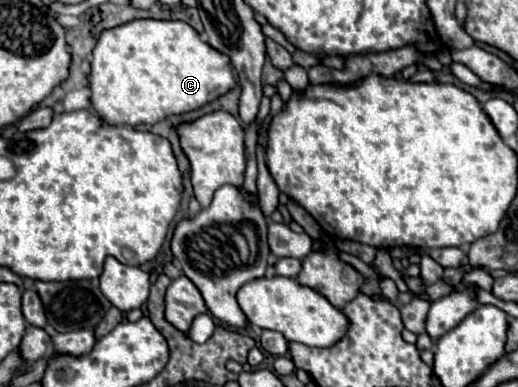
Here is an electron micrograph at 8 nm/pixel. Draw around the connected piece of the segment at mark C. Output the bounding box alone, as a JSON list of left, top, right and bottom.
[88,19,238,127]

